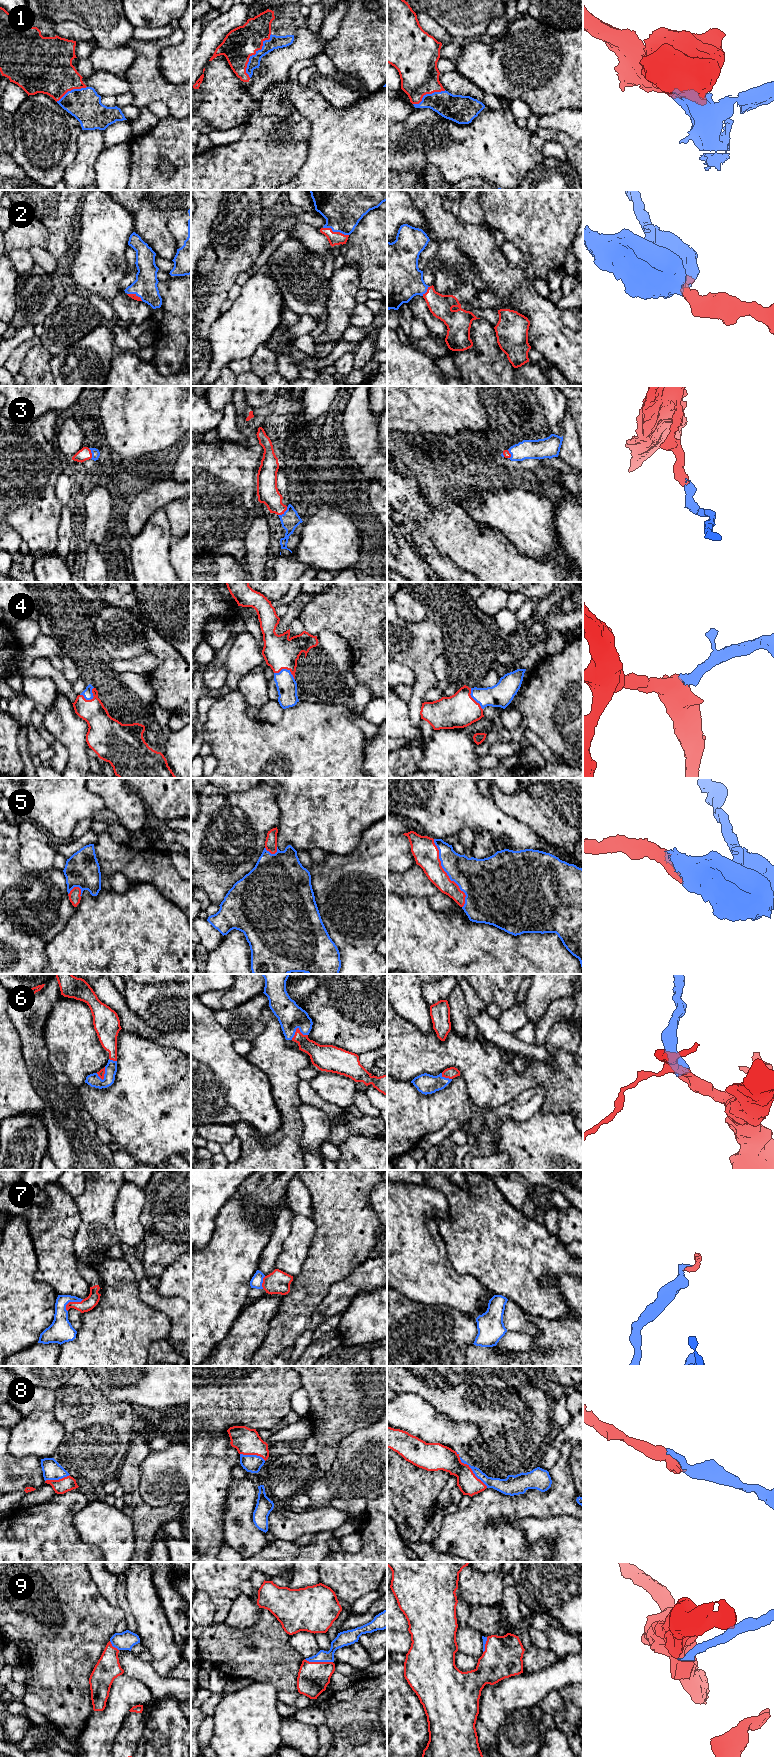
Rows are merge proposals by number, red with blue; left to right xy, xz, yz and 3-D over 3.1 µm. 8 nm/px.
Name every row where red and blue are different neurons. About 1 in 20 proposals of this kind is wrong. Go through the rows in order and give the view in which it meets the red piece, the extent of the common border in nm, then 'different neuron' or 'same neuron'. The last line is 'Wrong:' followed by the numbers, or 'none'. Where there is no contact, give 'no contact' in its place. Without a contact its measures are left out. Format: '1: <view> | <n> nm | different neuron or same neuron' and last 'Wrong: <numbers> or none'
1: xz | 400 nm | same neuron
2: xz | 220 nm | same neuron
3: xz | 100 nm | same neuron
4: xy | 130 nm | same neuron
5: yz | 600 nm | same neuron
6: xz | 140 nm | same neuron
7: xy | 170 nm | same neuron
8: yz | 340 nm | same neuron
9: xz | 240 nm | same neuron
Wrong: none

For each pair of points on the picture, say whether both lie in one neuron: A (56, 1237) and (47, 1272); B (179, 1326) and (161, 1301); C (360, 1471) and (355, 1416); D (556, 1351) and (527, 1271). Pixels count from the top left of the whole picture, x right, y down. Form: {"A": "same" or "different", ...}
{"A": "same", "B": "same", "C": "different", "D": "different"}

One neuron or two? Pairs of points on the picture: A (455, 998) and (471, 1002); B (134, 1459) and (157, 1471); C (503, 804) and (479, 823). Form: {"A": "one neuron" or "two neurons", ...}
{"A": "two neurons", "B": "two neurons", "C": "two neurons"}

